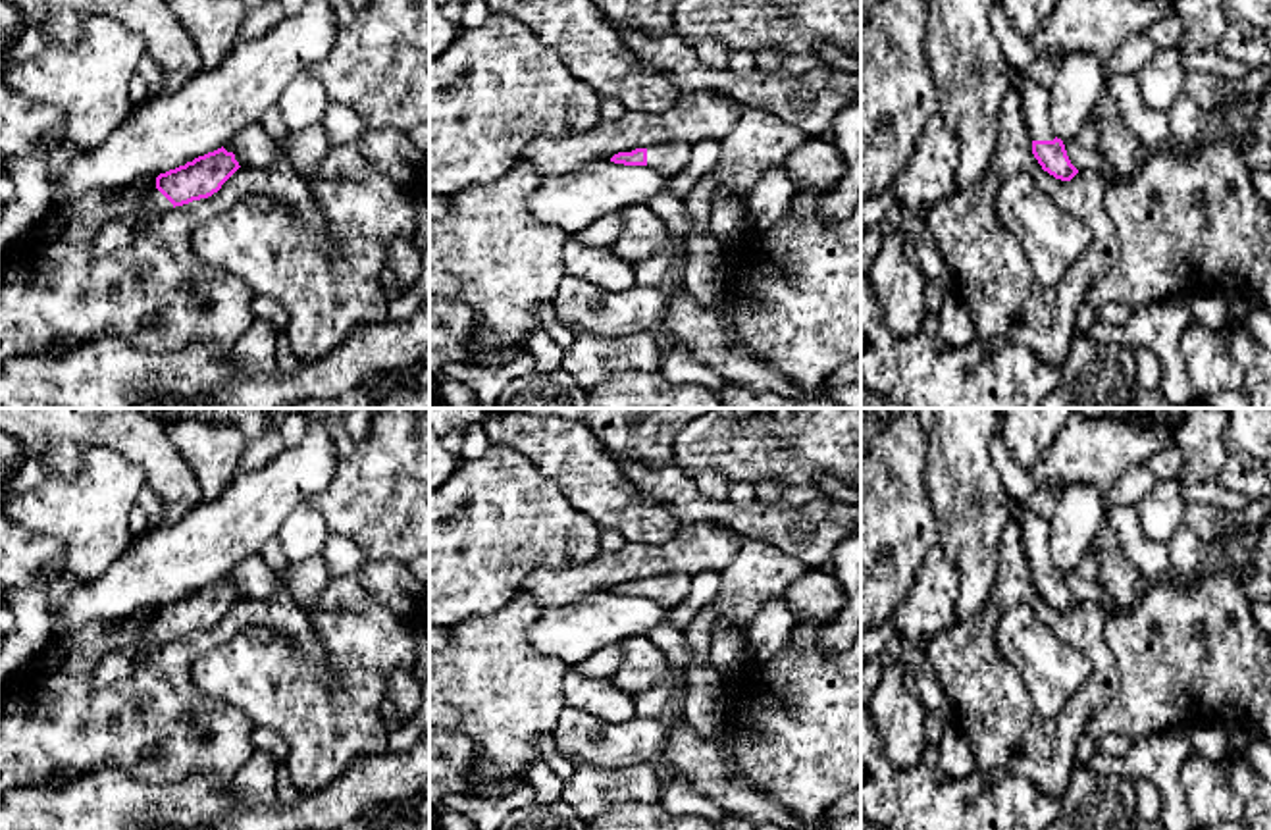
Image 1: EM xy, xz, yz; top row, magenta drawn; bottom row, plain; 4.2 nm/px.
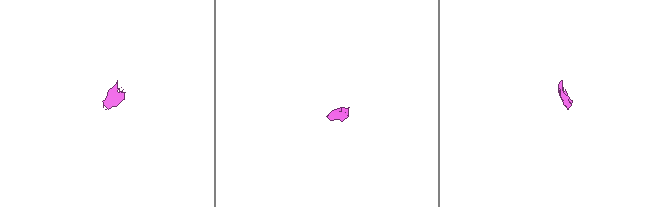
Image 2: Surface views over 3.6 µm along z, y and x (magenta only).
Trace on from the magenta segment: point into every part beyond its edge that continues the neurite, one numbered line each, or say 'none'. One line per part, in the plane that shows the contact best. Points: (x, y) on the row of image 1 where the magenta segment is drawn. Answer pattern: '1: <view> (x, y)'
1: xy (156, 201)
2: yz (1035, 97)

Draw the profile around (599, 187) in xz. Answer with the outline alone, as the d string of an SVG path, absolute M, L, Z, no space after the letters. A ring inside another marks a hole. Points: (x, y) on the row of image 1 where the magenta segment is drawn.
M591 160L566 175L543 177L528 198L528 210L539 221L576 235L607 214L630 210L664 193L668 179L649 166Z

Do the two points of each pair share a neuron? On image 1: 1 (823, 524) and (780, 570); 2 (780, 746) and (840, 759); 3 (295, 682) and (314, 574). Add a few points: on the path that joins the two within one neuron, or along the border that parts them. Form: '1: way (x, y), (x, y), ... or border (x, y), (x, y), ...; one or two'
1: border (750, 540), (775, 544), (809, 567); two
2: way (796, 746), (825, 746); one
3: border (332, 578), (303, 609); two

